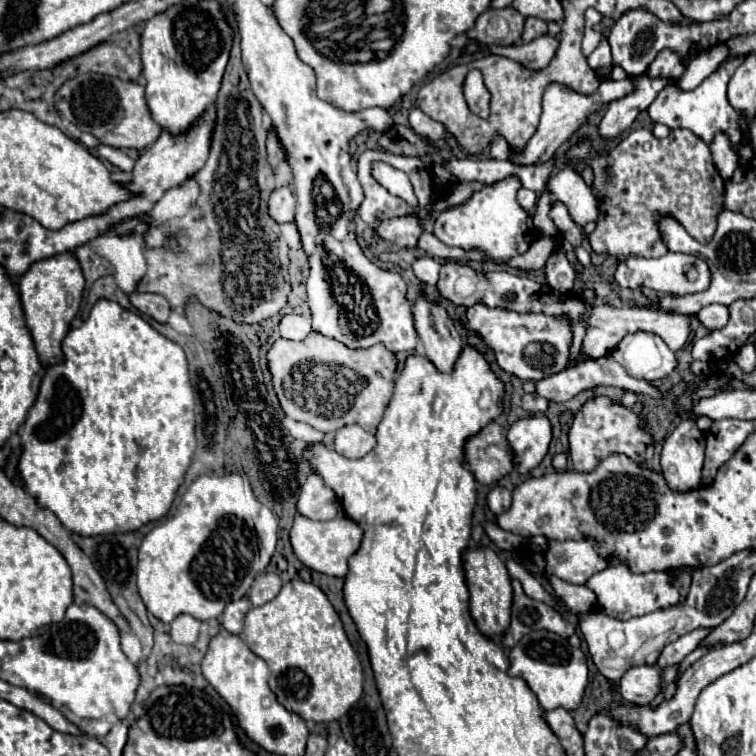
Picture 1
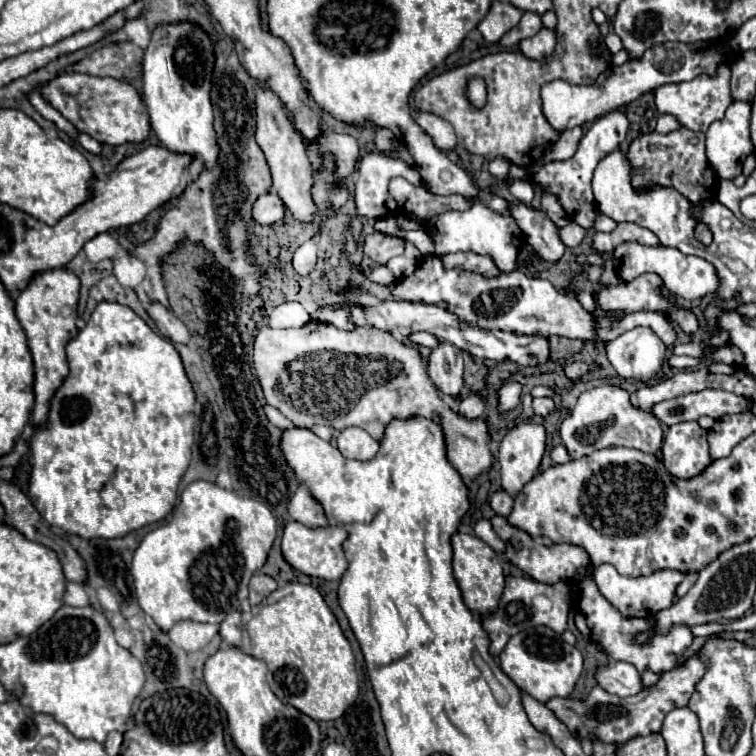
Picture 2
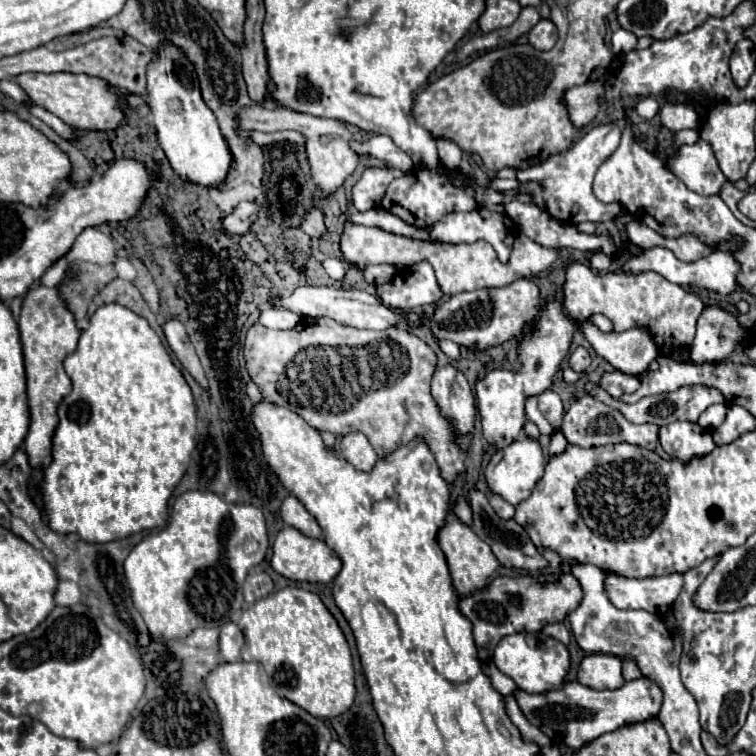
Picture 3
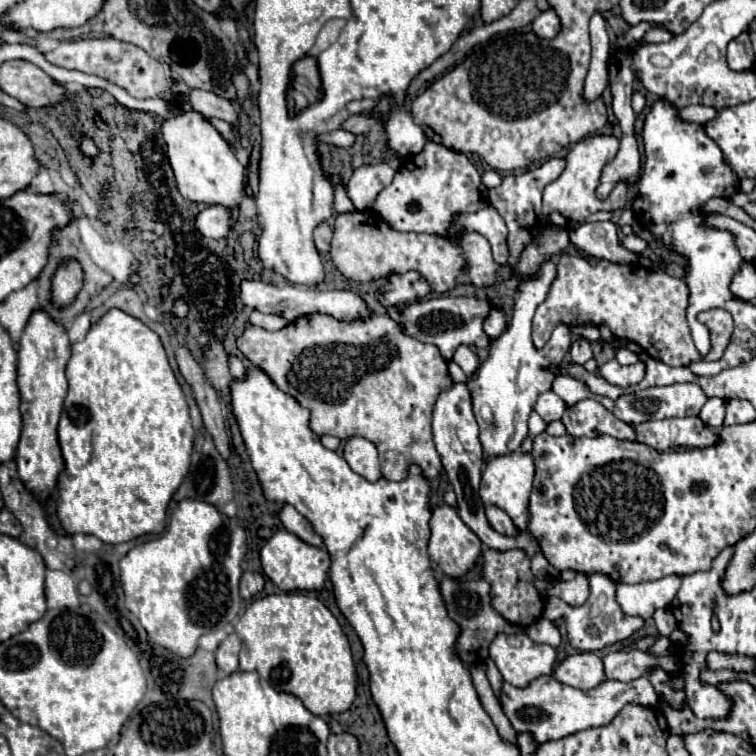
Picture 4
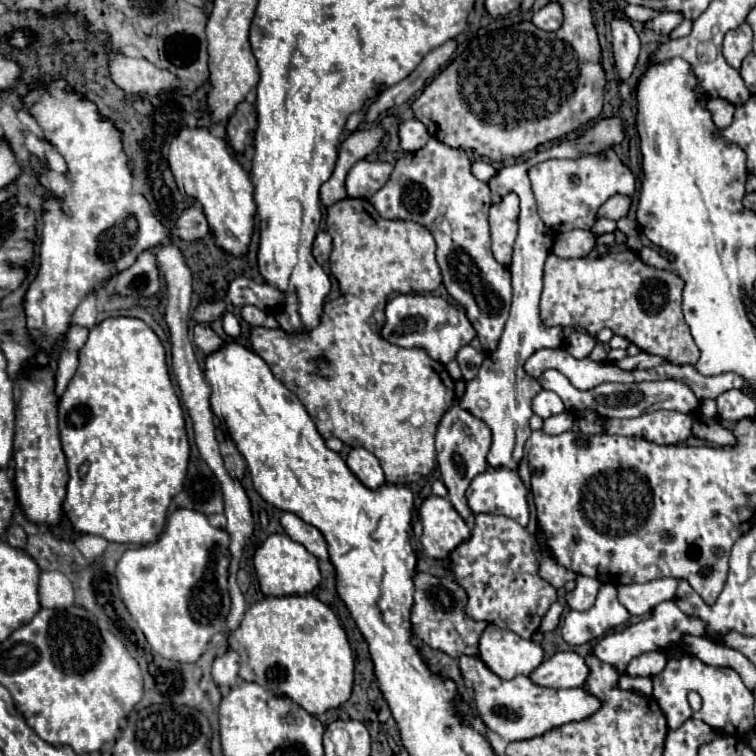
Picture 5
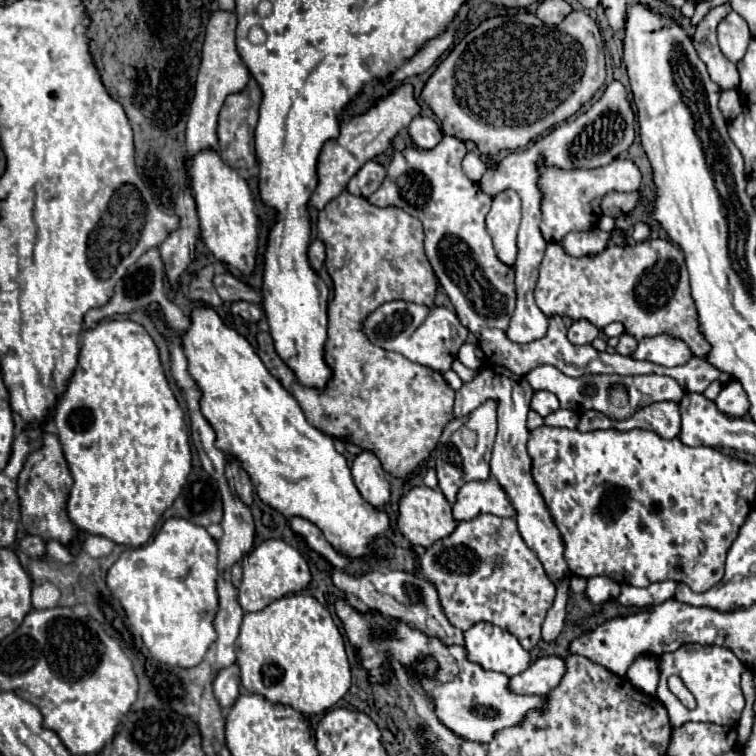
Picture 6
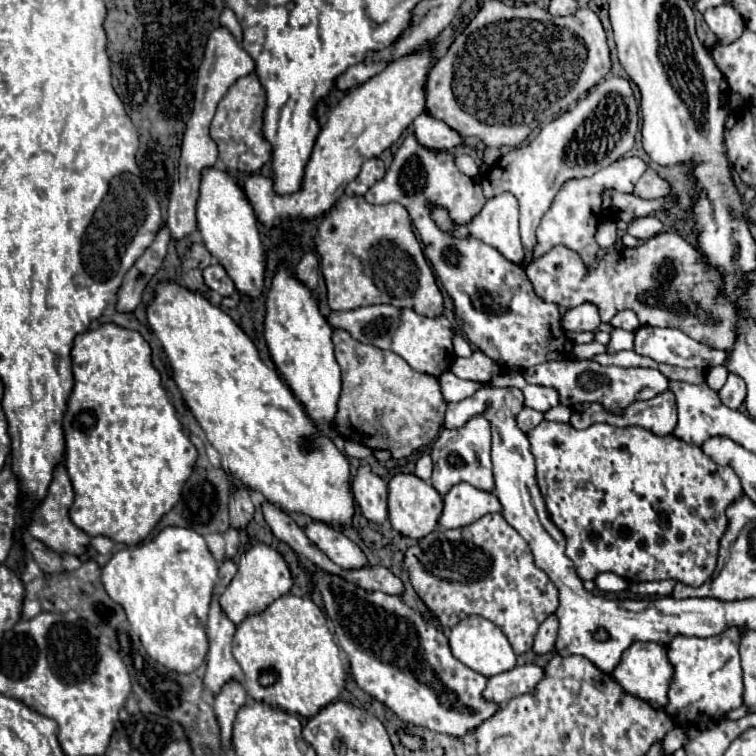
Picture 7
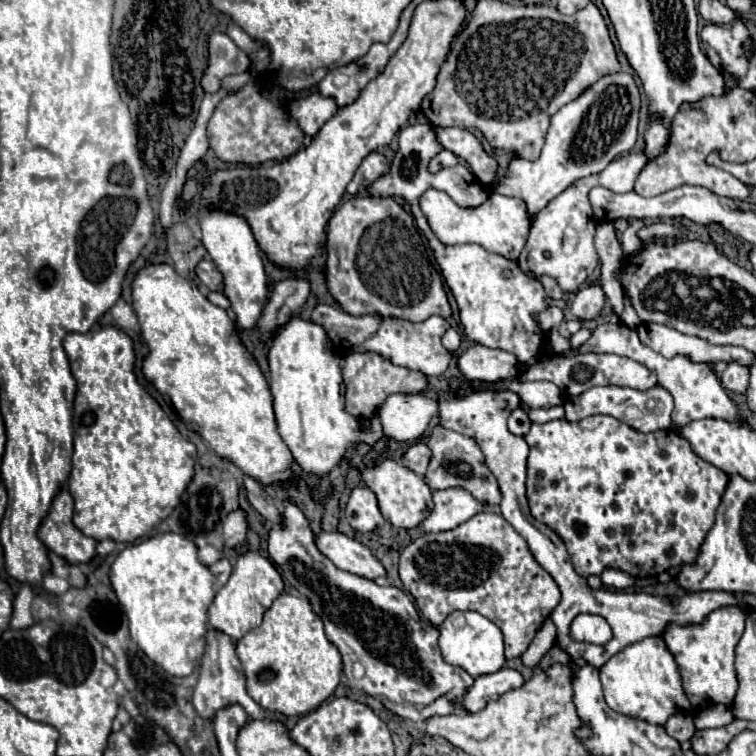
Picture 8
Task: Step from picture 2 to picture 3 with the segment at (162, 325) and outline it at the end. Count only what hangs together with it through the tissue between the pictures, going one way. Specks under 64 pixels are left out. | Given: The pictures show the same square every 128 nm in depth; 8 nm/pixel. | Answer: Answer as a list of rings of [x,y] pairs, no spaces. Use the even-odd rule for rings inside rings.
[[[168,320],[164,324],[164,334],[166,334],[166,340],[168,340],[172,352],[180,360],[180,364],[192,374],[192,378],[196,380],[198,386],[208,390],[208,378],[206,378],[206,374],[204,374],[204,370],[200,366],[200,360],[198,360],[198,356],[194,352],[194,346],[190,344],[182,324],[178,324],[178,320]]]

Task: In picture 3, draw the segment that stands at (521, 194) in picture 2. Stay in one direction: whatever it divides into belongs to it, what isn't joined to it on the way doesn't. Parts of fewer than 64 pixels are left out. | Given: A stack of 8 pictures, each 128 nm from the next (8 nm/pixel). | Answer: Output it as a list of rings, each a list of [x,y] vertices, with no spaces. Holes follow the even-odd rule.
[[[492,178],[488,188],[496,192],[508,192],[508,190],[518,190],[518,180],[502,180],[502,178]]]

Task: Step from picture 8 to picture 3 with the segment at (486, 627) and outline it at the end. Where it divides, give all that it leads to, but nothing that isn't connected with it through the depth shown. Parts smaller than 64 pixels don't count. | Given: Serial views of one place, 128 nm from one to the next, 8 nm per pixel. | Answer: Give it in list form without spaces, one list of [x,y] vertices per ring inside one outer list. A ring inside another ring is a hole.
[[[540,632],[536,634],[512,634],[512,636],[504,636],[496,650],[494,650],[494,664],[496,668],[510,676],[516,686],[524,692],[530,694],[538,694],[538,692],[546,692],[550,688],[560,688],[560,684],[564,682],[564,676],[568,672],[570,666],[570,654],[566,650],[564,644],[560,644],[558,640],[544,636]]]

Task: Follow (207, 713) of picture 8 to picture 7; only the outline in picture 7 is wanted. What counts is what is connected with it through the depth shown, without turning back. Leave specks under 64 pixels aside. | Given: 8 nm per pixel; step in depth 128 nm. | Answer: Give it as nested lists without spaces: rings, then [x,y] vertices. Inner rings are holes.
[[[214,596],[210,604],[210,614],[206,622],[206,636],[210,642],[206,656],[206,674],[204,688],[216,696],[222,686],[230,680],[244,682],[244,672],[238,668],[238,662],[232,656],[232,636],[236,626],[222,616],[222,608],[218,608],[218,596]]]

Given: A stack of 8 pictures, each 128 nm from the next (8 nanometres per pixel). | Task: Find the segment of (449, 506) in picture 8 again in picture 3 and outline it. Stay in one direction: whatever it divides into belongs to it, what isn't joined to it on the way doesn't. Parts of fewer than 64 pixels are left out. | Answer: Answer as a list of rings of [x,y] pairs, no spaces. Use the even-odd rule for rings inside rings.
[[[524,436],[522,440],[516,440],[510,446],[498,450],[492,456],[490,464],[486,466],[484,476],[486,476],[488,488],[494,494],[502,496],[512,506],[518,506],[522,500],[526,500],[532,494],[532,488],[542,478],[542,472],[544,472],[544,458],[542,458],[540,444],[536,440],[530,440],[528,436]]]

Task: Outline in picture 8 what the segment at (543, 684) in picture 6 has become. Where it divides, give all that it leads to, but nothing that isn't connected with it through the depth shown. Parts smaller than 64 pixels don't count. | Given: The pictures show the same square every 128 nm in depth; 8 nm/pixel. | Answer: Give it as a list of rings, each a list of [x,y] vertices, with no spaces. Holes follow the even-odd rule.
[[[502,668],[494,674],[476,676],[474,684],[466,688],[462,702],[456,704],[456,708],[466,708],[468,712],[478,712],[478,708],[484,708],[488,700],[498,700],[502,694],[516,690],[524,684],[522,674],[510,668]]]

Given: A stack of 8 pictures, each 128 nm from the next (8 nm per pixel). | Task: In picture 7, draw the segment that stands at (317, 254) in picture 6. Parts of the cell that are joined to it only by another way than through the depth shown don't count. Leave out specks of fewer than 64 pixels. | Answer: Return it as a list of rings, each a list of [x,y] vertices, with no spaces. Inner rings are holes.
[[[304,254],[298,266],[294,268],[294,278],[300,280],[306,288],[314,290],[318,284],[318,260],[314,254]]]

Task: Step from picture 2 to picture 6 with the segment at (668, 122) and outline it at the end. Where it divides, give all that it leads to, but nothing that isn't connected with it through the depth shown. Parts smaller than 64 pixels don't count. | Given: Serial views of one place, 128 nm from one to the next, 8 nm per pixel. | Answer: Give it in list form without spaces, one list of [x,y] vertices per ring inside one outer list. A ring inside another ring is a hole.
[[[726,90],[720,96],[720,110],[726,120],[734,120],[738,112],[742,112],[742,98],[738,96],[736,90]]]

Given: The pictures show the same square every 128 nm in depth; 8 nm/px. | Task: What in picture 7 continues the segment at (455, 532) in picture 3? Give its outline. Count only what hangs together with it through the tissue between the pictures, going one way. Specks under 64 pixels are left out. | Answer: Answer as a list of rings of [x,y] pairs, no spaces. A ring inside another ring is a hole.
[[[394,474],[388,480],[388,518],[392,522],[392,528],[398,530],[404,536],[410,536],[412,540],[420,540],[422,536],[430,534],[436,524],[438,516],[442,512],[442,496],[432,488],[432,484],[420,480],[414,474]]]

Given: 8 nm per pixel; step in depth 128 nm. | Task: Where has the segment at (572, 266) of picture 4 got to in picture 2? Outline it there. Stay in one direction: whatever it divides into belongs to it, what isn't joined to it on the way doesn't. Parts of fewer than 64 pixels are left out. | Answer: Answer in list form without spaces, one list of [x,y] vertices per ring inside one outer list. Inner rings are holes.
[[[650,272],[650,274],[642,274],[638,278],[634,278],[632,282],[622,282],[618,286],[604,286],[596,292],[596,302],[598,306],[602,308],[602,312],[618,312],[618,314],[632,314],[632,312],[646,312],[646,310],[652,310],[652,312],[658,312],[662,316],[666,316],[668,320],[676,322],[684,334],[692,336],[696,330],[698,330],[698,318],[696,314],[692,314],[690,310],[684,310],[676,304],[672,304],[666,296],[662,296],[662,288],[664,288],[664,282],[658,274]]]

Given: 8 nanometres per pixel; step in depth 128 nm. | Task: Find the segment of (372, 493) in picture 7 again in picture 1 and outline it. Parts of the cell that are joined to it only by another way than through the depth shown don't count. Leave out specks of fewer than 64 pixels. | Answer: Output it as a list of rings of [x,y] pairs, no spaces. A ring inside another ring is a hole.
[[[344,426],[336,432],[336,452],[346,458],[362,458],[376,446],[376,438],[360,426]]]

